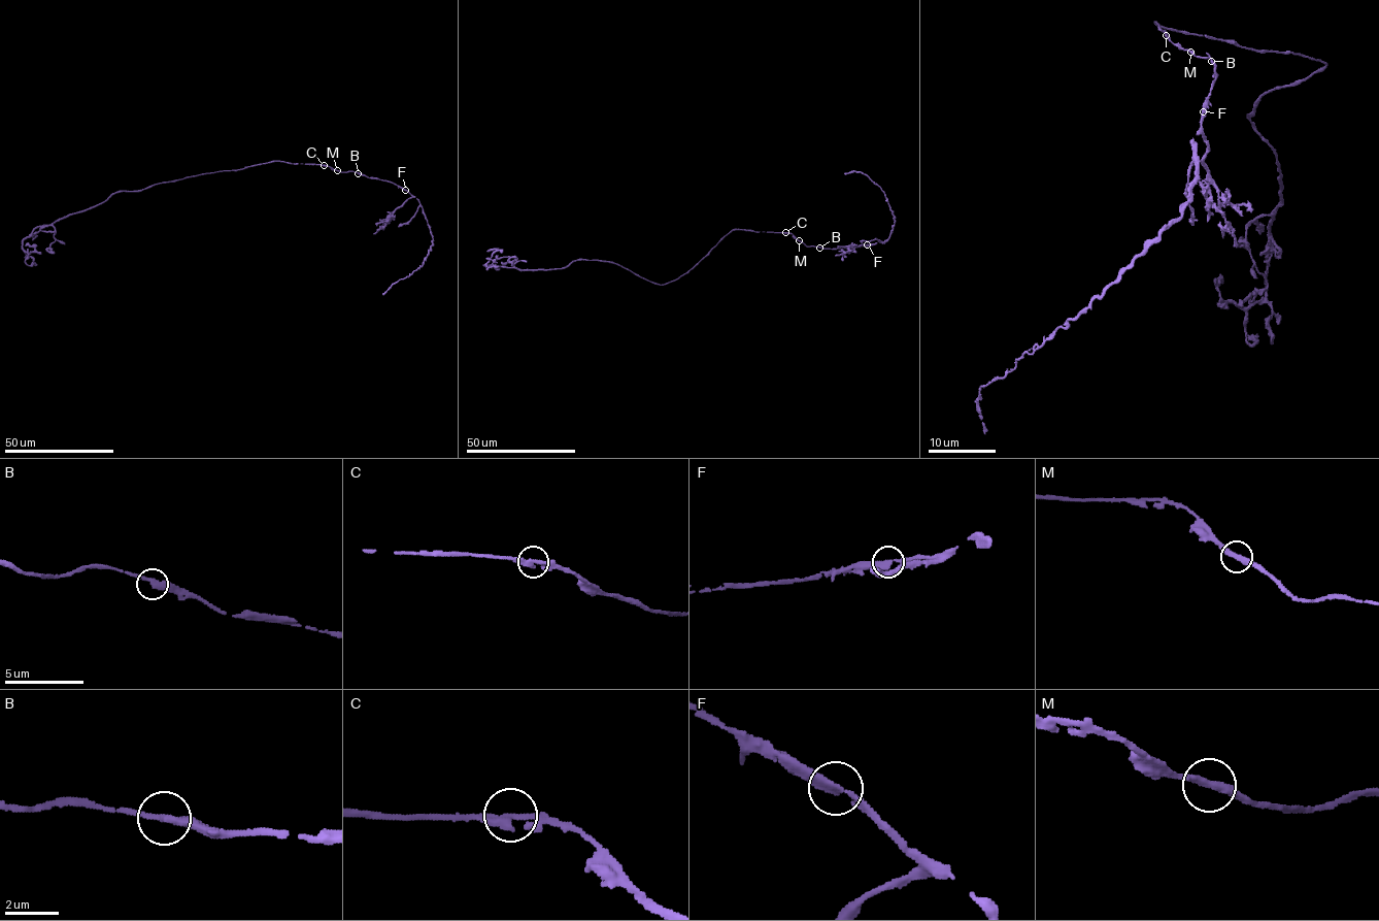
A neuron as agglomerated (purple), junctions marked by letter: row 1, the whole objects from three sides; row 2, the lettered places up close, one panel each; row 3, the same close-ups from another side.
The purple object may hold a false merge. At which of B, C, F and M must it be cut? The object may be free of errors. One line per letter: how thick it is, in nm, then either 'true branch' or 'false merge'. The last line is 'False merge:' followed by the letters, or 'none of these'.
B: 280 nm | true branch
C: 280 nm | true branch
F: 280 nm | true branch
M: 320 nm | true branch
False merge: none of these

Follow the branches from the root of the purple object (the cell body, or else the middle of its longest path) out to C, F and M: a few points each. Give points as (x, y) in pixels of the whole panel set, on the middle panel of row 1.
C: (722, 238), (736, 229), (786, 232)
F: (722, 238), (732, 230), (744, 229), (789, 233), (808, 247), (841, 249), (867, 244)
M: (722, 238), (732, 230), (744, 229), (787, 232), (799, 240)

